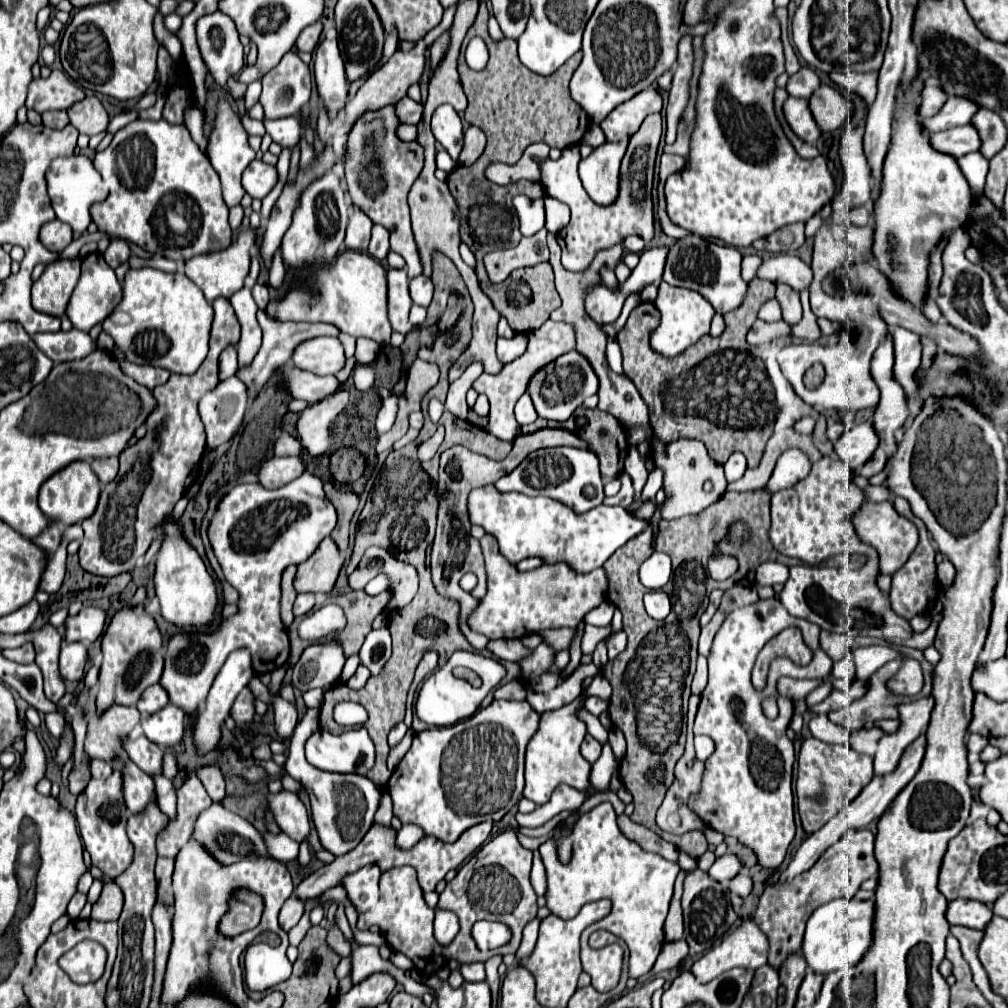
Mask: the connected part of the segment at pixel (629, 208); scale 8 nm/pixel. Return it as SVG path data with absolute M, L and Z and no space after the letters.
M649 114L643 120L641 128L631 136L629 148L621 162L619 196L609 206L597 206L585 192L585 188L577 176L579 146L565 148L563 158L559 158L557 162L553 162L553 160L541 162L541 184L545 186L545 192L551 198L557 198L571 208L571 222L563 230L557 232L557 242L563 250L561 262L567 270L585 272L591 266L591 262L599 250L621 244L627 236L639 234L645 242L653 240L655 216L653 216L651 188L653 188L653 172L655 172L655 156L657 156L659 138L661 138L661 116Z

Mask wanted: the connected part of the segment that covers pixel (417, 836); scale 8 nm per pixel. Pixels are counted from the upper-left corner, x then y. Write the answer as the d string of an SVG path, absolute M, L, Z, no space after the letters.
M403 826L397 832L397 840L395 846L397 848L411 848L415 842L419 842L423 838L423 830L419 826Z

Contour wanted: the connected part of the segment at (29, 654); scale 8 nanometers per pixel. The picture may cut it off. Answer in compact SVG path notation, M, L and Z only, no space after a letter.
M23 644L21 648L15 648L15 650L3 650L3 656L7 660L19 662L19 664L31 664L35 660L35 652L33 652L31 644Z

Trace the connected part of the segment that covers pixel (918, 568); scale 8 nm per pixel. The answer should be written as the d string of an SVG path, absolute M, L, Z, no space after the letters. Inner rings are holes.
M895 498L893 506L909 520L913 520L919 528L919 544L917 548L913 550L913 554L909 556L909 560L891 576L893 578L893 584L891 584L891 602L893 602L893 608L899 616L919 616L927 610L929 606L929 594L927 594L927 586L925 584L935 584L937 582L937 564L935 564L935 550L931 546L931 540L929 540L929 532L925 530L925 524L911 512L911 506L905 498Z

